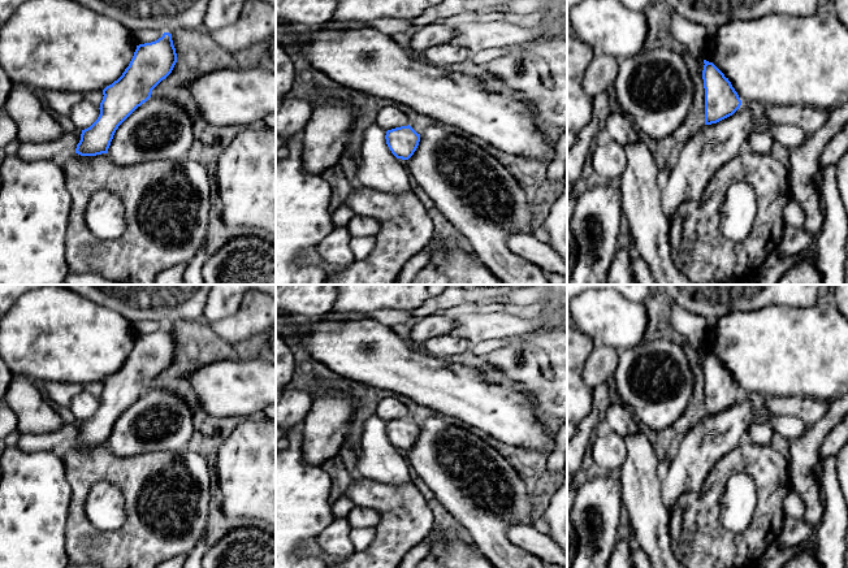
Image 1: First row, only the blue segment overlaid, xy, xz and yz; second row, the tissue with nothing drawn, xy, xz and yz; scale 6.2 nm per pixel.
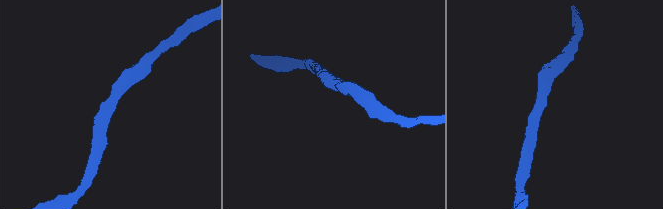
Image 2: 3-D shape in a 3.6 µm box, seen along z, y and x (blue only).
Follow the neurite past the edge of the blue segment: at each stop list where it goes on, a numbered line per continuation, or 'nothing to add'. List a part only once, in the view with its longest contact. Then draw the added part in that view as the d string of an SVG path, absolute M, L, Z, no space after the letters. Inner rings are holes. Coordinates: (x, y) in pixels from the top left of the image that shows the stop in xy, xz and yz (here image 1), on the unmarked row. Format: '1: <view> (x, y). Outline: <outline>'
1: xy (159, 420). Outline: M151 387L116 421L108 446L118 458L181 451L194 433L191 408L176 394Z

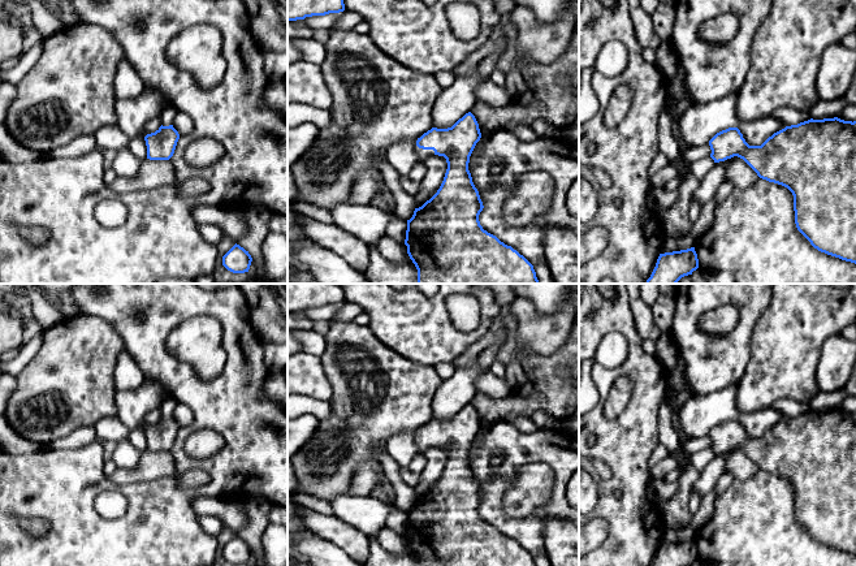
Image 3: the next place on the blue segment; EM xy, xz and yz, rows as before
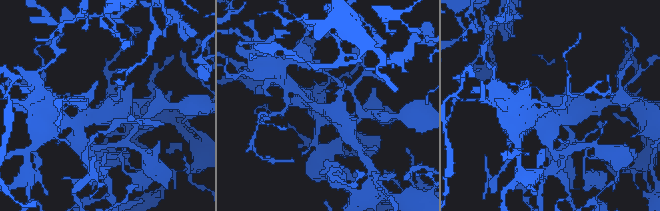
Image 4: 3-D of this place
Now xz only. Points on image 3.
1: xz (422, 445). Outline: M416 437L418 454L424 454L428 448L435 446L433 441L423 441Z

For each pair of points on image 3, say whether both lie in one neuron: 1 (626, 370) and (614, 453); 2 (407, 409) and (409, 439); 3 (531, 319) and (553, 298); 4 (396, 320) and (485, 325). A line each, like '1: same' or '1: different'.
1: same
2: different
3: different
4: same

